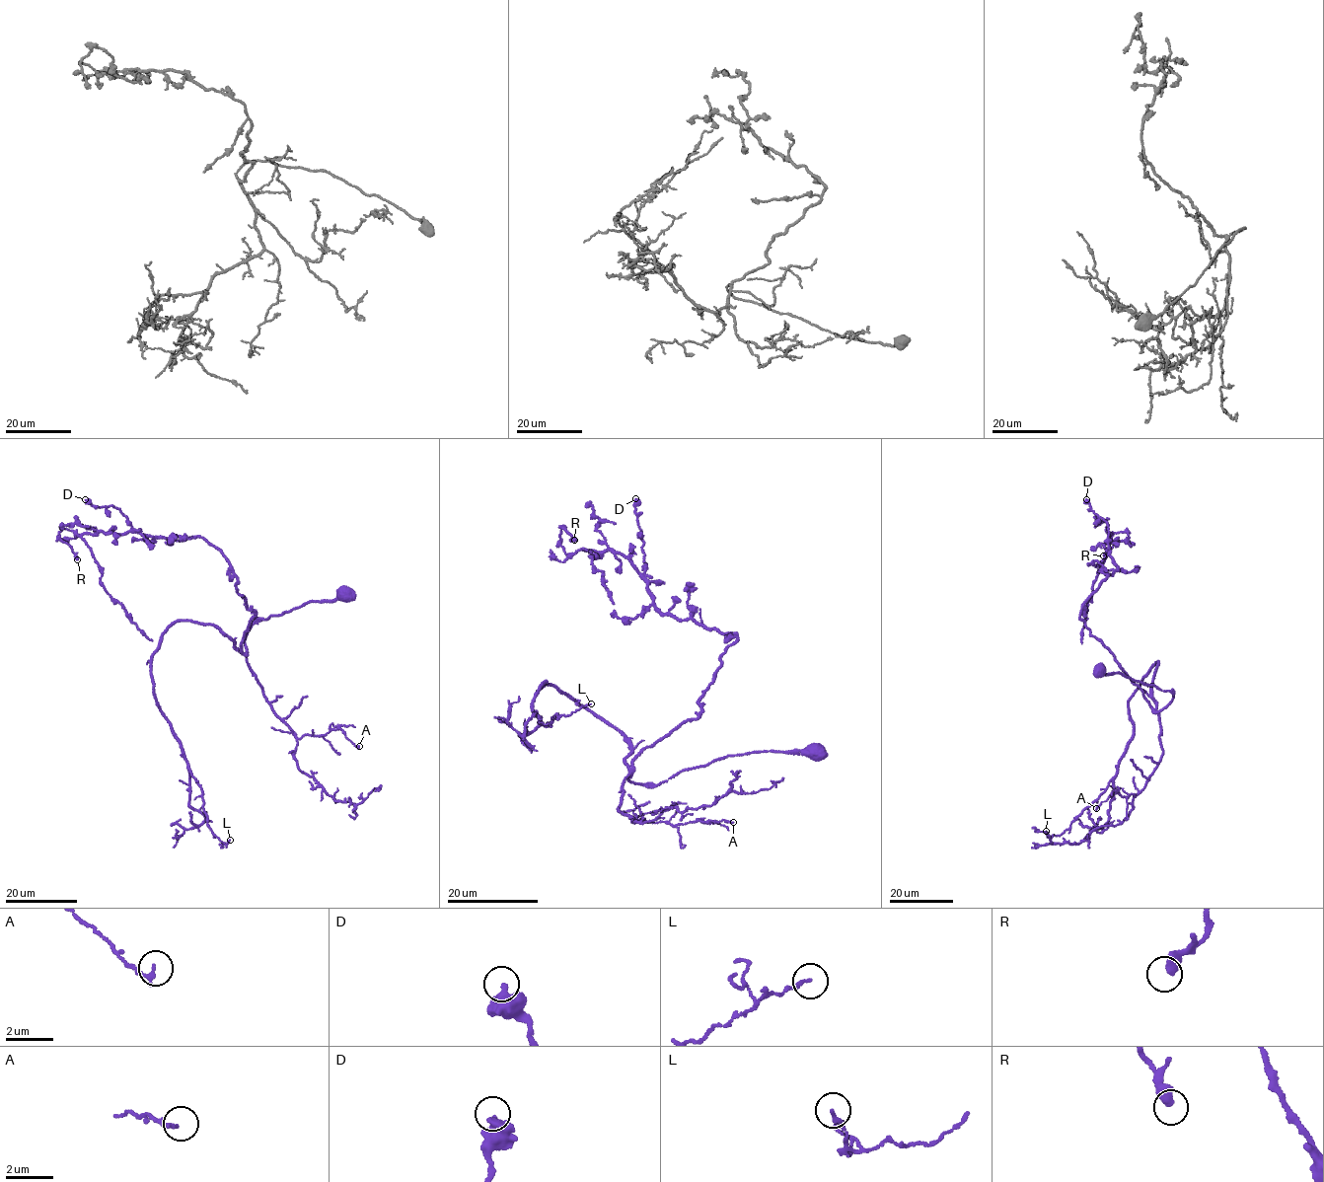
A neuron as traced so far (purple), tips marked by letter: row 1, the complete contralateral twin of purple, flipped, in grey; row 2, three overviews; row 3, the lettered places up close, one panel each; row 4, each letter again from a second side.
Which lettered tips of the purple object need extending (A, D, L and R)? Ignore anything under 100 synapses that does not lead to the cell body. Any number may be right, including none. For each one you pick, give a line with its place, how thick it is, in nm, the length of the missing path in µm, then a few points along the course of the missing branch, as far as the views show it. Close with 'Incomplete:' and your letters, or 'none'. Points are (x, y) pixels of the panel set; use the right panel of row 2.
Incomplete: none

